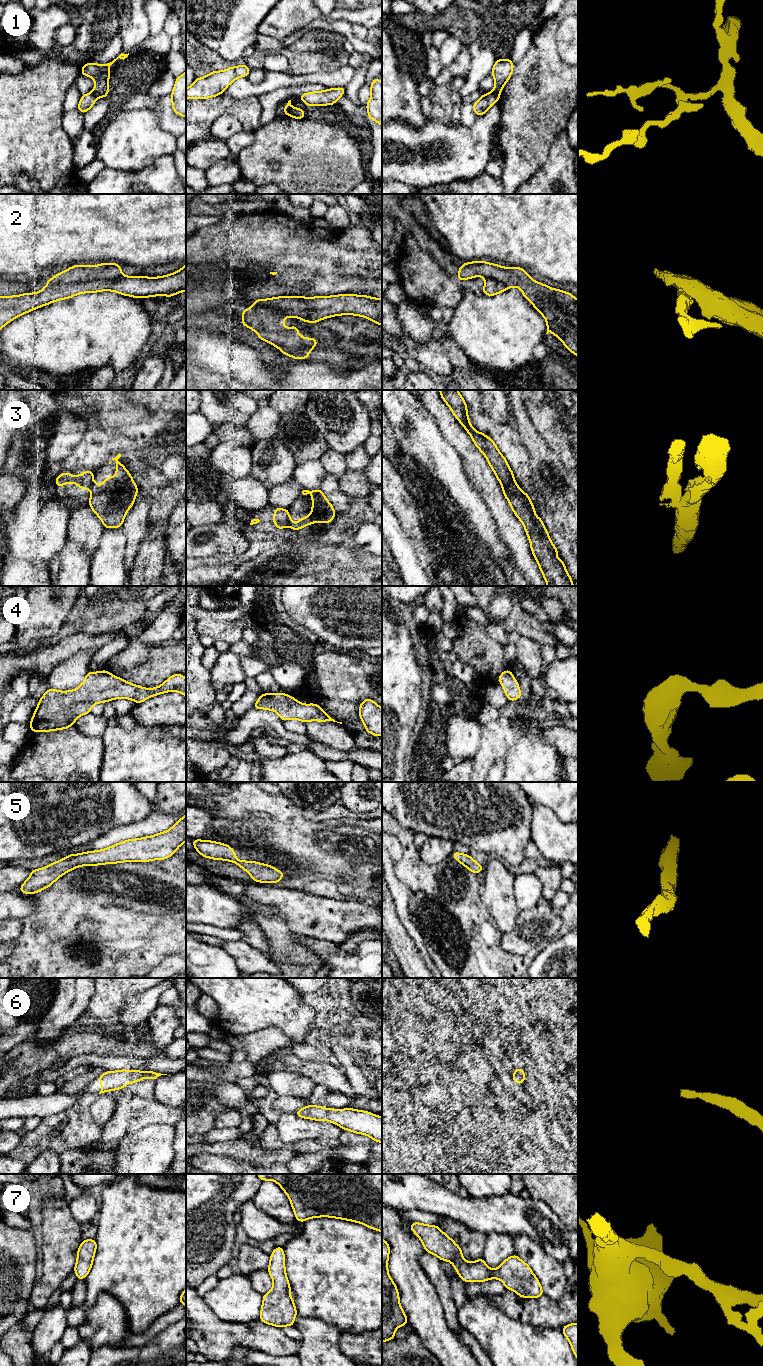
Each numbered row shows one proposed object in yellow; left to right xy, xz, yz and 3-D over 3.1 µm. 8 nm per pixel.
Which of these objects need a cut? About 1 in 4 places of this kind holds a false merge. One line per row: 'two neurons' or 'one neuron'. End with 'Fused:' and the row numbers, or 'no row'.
1: two neurons
2: two neurons
3: two neurons
4: one neuron
5: one neuron
6: one neuron
7: one neuron
Fused: 1, 2, 3

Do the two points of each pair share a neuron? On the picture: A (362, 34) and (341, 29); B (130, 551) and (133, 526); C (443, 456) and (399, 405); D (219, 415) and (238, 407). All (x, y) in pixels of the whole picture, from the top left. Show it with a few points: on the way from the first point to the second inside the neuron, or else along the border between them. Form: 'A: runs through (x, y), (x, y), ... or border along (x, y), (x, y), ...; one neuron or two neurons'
A: border along (351, 24), (353, 34), (365, 40); two neurons
B: runs through (132, 545), (133, 532); one neuron
C: runs through (430, 443), (417, 430), (412, 418); one neuron
D: runs through (224, 410), (227, 407), (233, 407); one neuron

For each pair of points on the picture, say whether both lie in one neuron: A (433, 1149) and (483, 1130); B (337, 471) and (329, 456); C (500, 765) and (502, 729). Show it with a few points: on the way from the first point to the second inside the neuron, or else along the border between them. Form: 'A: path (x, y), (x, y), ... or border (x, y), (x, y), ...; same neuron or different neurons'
A: path (445, 1145), (462, 1131), (471, 1130); same neuron
B: path (337, 467), (331, 460); same neuron
C: border (505, 761), (498, 759), (488, 771); different neurons

